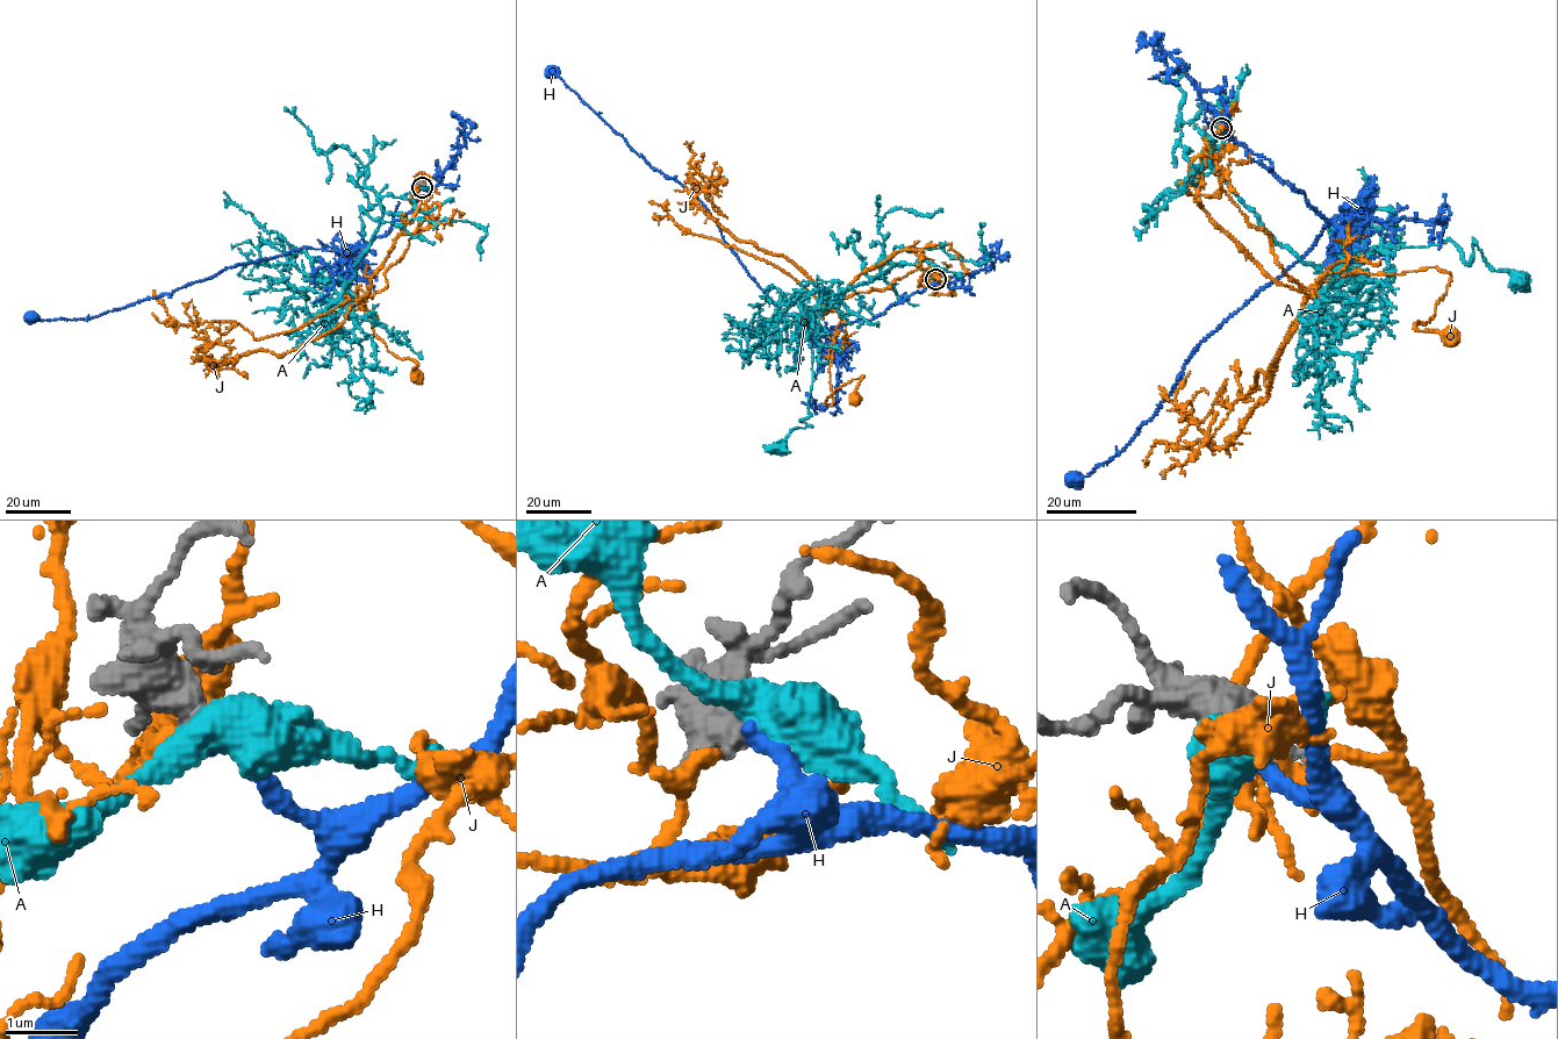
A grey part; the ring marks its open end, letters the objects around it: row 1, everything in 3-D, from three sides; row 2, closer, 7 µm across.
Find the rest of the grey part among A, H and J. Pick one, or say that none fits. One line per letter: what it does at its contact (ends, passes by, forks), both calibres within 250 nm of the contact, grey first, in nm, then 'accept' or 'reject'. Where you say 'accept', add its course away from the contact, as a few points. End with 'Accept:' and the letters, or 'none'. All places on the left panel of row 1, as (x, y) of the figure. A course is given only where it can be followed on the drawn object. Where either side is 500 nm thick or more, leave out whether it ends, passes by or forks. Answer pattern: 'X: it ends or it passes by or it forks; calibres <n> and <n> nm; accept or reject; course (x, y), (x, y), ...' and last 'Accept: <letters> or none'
A: it passes by; calibres 360 and 480 nm; reject
H: it ends; calibres 360 and 280 nm; accept; course (422, 187), (426, 194), (387, 234), (345, 253), (302, 246), (86, 319), (30, 319)
J: it ends; calibres 400 and 280 nm; reject
Accept: H

